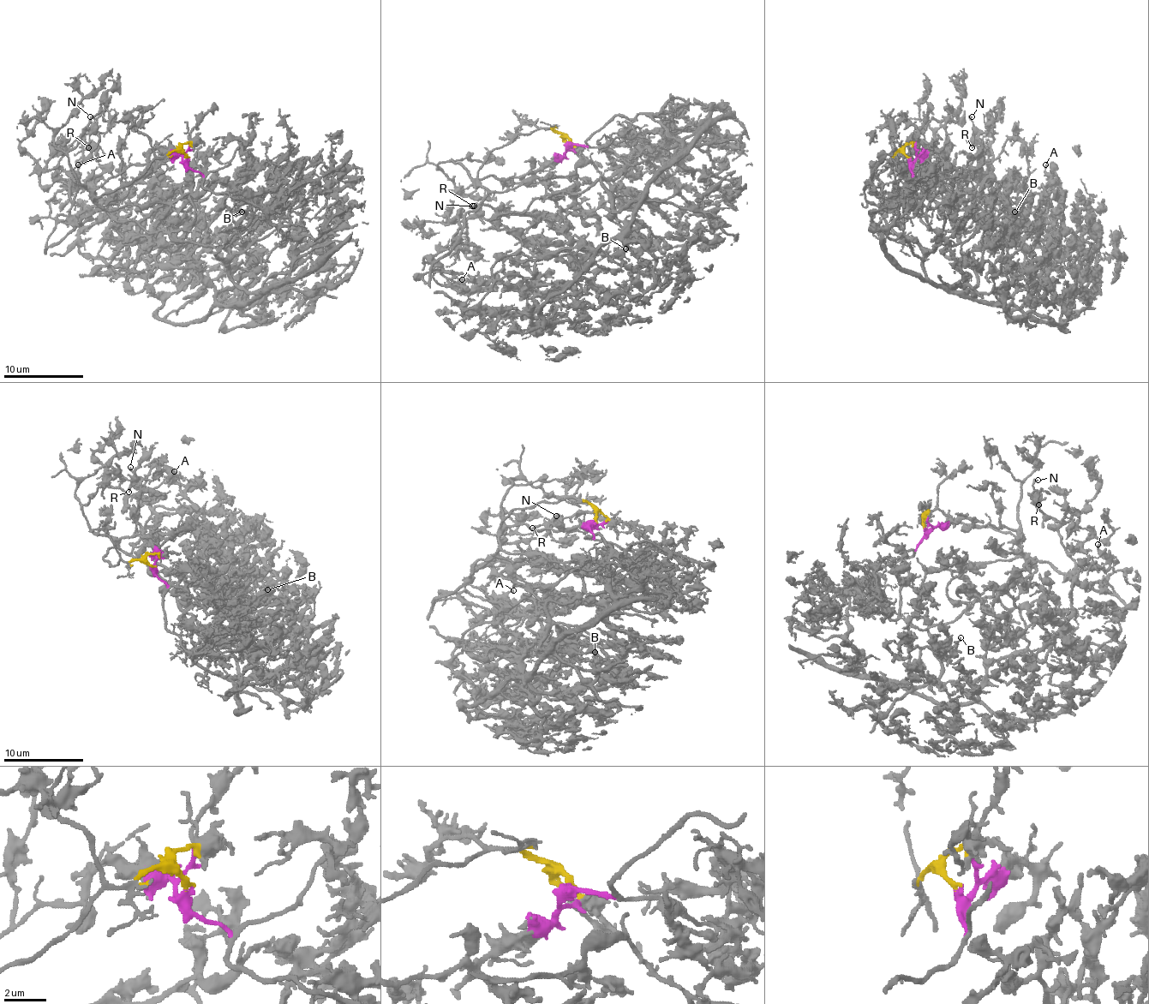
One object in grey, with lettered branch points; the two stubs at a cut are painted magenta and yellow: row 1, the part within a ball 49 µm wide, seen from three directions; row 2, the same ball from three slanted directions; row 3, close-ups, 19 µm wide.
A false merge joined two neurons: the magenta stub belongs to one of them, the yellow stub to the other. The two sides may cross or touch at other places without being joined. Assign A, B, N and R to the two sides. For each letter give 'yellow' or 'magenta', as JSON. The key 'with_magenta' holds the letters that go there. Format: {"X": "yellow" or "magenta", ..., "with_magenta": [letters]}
{"A": "yellow", "B": "magenta", "N": "yellow", "R": "yellow", "with_magenta": ["B"]}

